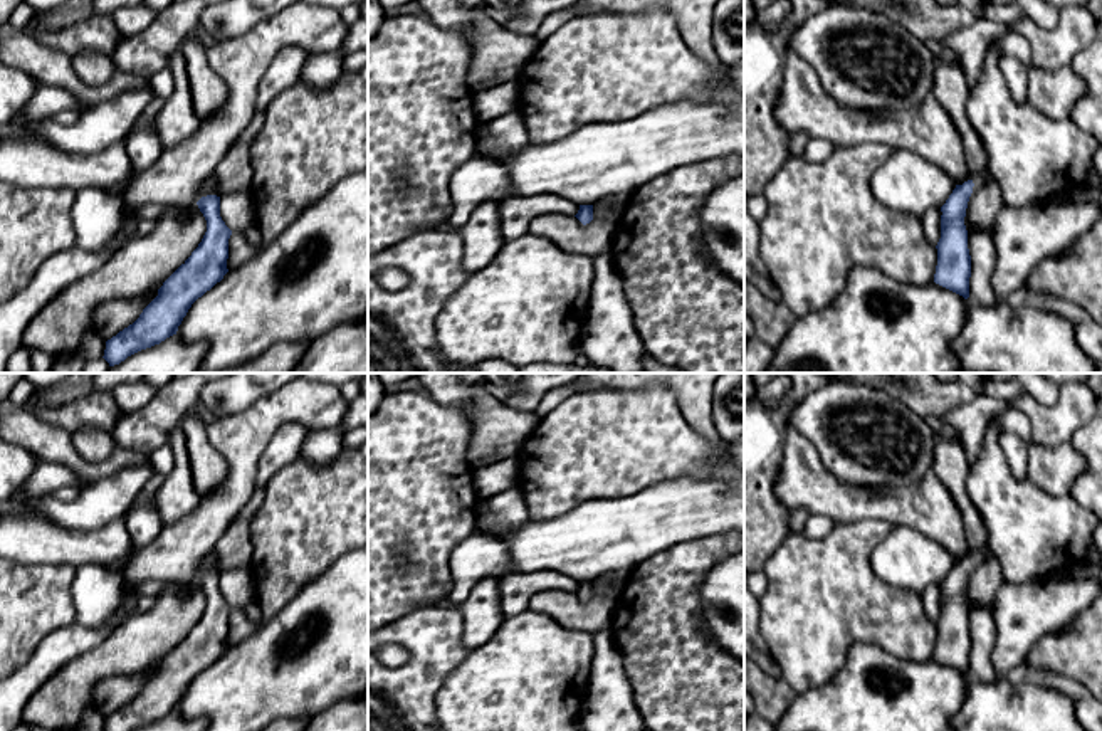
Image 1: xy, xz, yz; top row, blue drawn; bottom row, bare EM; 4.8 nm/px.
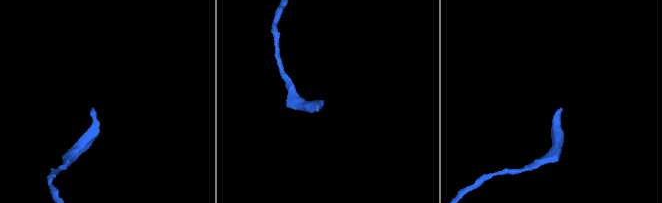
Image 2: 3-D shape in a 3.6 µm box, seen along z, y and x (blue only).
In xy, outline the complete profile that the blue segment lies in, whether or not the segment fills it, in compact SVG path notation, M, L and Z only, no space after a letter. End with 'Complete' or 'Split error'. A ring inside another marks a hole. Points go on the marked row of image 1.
M207 195L197 202L207 220L207 232L192 255L163 282L158 296L139 318L106 341L104 360L109 366L128 356L160 344L176 334L192 304L228 272L228 239L232 230L220 217L220 197Z. Complete

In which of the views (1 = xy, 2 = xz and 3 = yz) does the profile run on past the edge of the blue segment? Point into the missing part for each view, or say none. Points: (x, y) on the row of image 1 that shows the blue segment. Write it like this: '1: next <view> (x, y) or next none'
1: next none
2: next none
3: next none

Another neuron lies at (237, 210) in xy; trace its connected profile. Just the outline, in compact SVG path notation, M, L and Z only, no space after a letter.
M250 190L220 195L220 217L232 232L244 232L257 224Z

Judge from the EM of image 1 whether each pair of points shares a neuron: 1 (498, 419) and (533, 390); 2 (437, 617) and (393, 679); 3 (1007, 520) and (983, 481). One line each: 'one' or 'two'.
1: two
2: one
3: one

